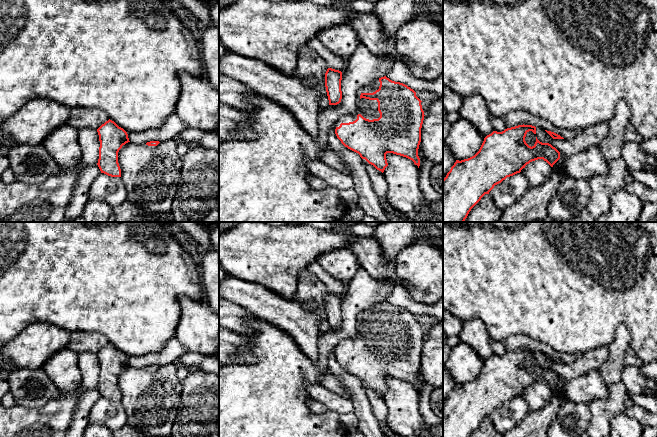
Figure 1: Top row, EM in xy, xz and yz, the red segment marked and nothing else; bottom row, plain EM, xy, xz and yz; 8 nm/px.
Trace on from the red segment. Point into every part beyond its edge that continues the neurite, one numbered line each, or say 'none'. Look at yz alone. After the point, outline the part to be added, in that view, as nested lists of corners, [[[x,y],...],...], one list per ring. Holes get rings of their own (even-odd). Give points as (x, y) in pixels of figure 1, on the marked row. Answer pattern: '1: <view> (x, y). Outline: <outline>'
none

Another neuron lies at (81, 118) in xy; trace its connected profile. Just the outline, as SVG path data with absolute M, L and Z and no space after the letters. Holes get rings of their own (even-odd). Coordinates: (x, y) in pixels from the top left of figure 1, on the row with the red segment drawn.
M71 108L69 124L75 129L95 129L109 120L108 115L97 108Z

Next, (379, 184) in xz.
M362 159L362 162L366 168L375 194L379 198L386 197L388 185L383 173L377 170L373 165L369 164L365 159Z

